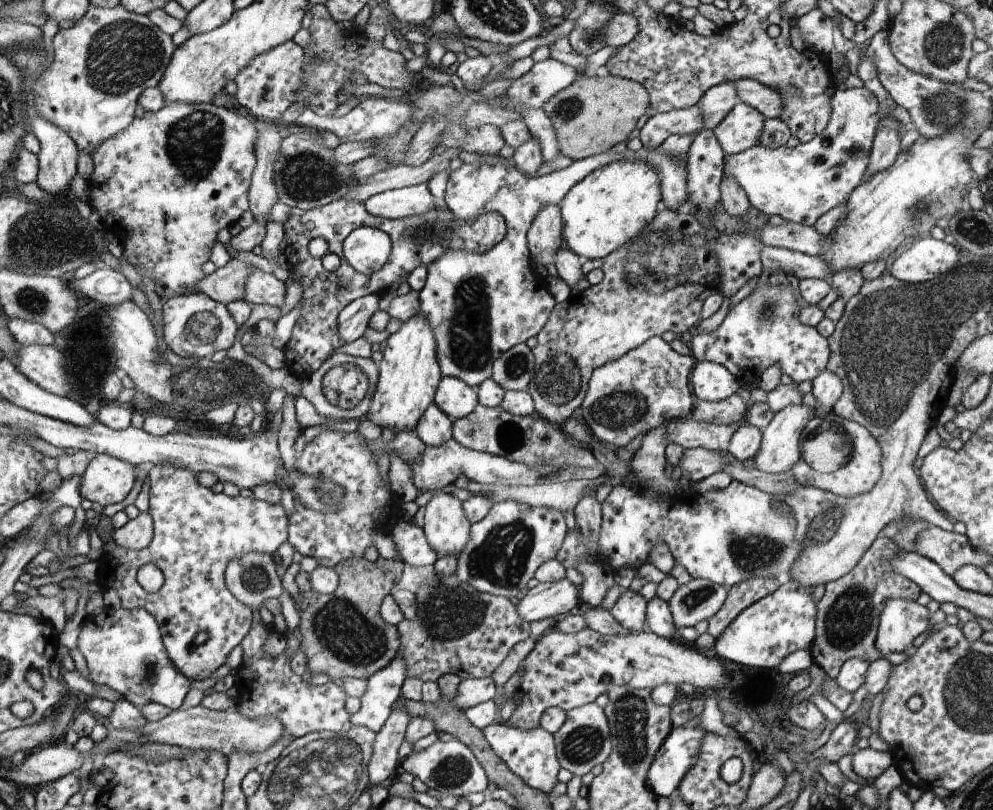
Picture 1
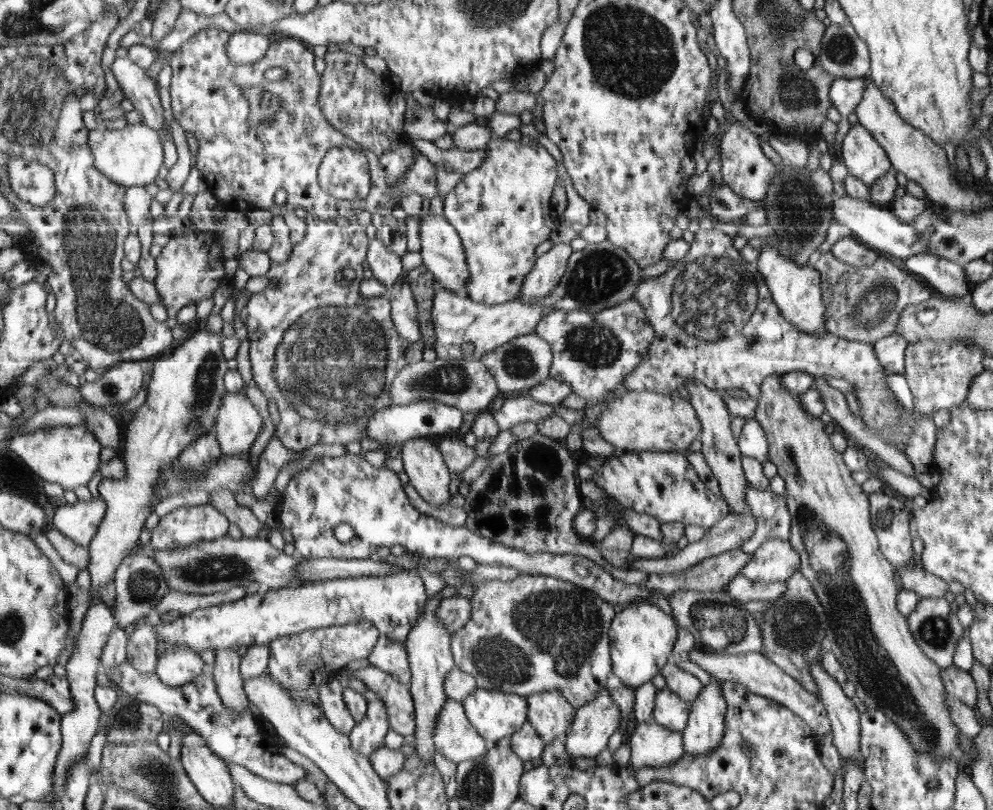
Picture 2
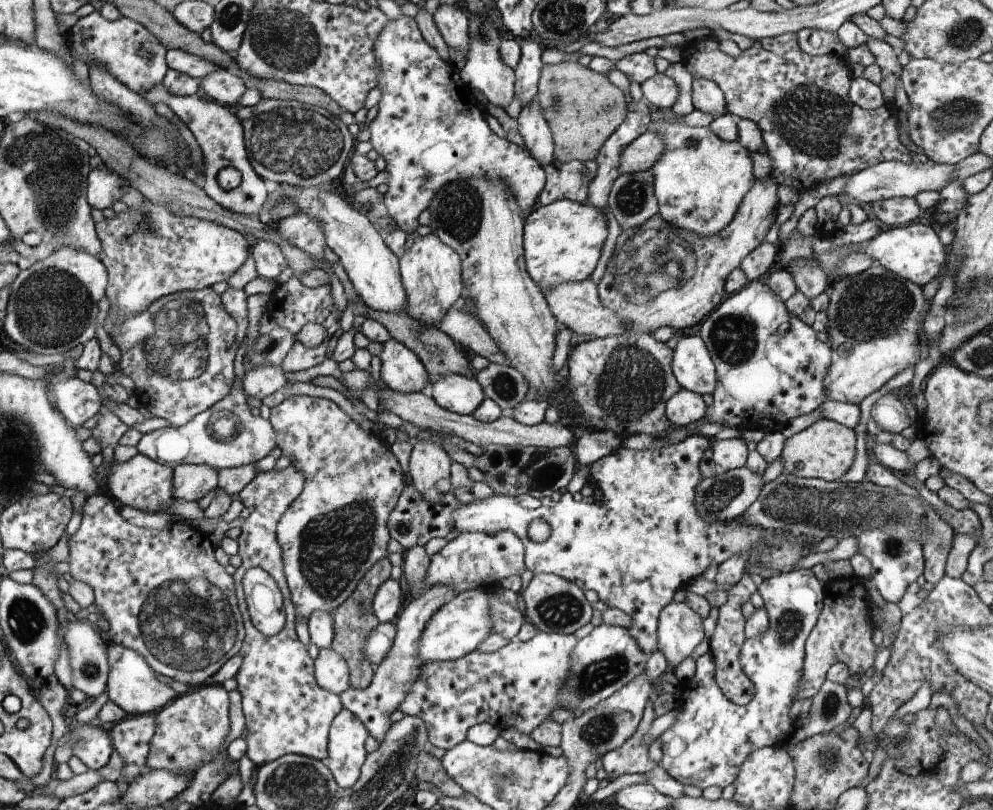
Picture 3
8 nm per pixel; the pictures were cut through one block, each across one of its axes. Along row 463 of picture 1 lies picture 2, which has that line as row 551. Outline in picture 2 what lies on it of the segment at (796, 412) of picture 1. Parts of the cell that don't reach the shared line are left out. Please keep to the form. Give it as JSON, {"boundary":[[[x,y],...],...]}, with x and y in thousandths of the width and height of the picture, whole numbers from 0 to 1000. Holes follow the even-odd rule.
{"boundary":[[[775,663],[750,689],[749,700],[744,709],[765,720],[792,717],[804,704],[806,685],[800,680],[795,665]]]}

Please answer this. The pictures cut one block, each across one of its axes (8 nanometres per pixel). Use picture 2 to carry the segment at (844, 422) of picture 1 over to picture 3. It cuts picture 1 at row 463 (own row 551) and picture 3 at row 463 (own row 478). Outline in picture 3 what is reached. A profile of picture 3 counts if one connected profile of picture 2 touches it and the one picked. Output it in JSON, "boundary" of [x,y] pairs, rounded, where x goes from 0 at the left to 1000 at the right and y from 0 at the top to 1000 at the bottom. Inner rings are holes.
{"boundary":[[[824,517],[814,528],[791,543],[787,567],[790,583],[803,589],[844,594],[858,575],[862,565],[860,530],[834,517]]]}

